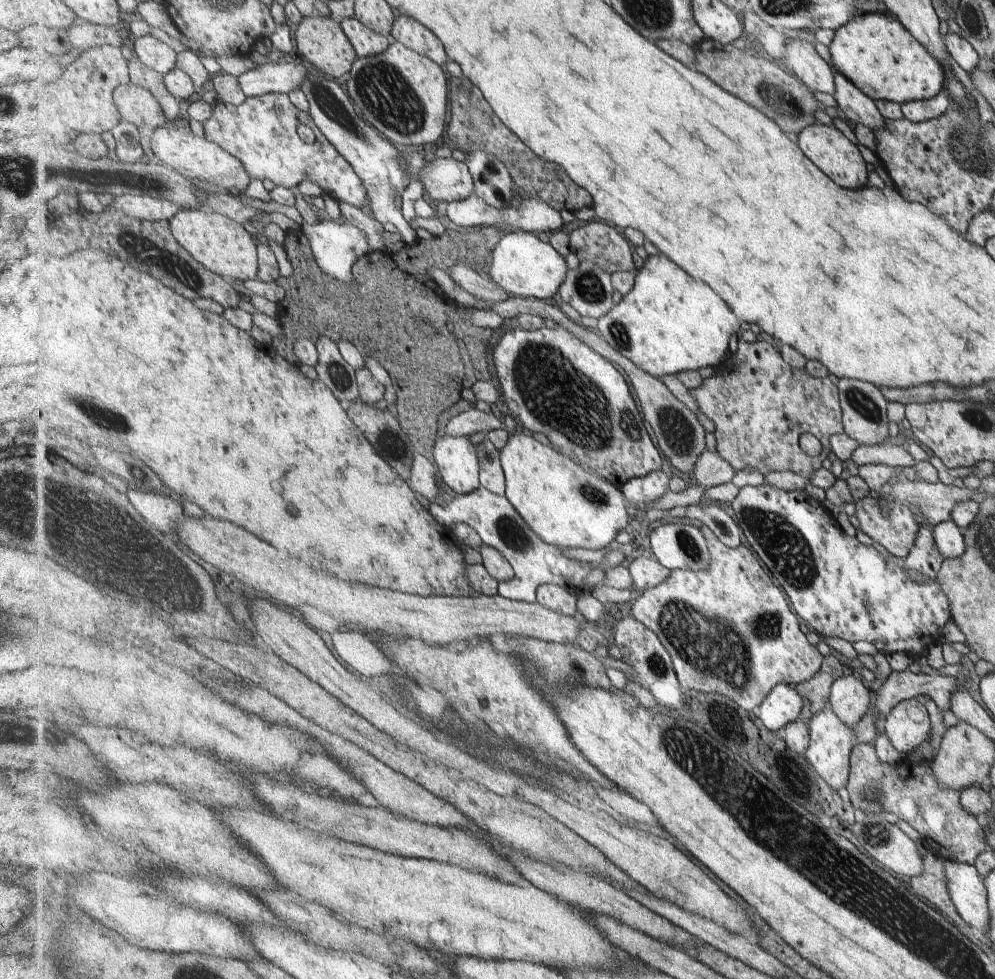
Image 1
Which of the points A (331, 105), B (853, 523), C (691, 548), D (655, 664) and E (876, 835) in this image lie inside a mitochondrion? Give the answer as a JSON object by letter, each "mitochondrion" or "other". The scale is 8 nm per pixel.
{"A":"mitochondrion","B":"other","C":"mitochondrion","D":"mitochondrion","E":"mitochondrion"}

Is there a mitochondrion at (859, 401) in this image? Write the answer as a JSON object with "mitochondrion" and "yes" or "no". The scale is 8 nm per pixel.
{"mitochondrion":"yes"}

